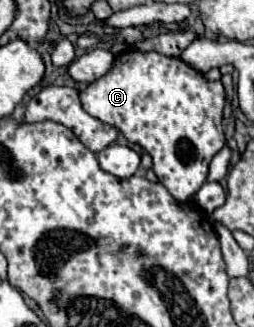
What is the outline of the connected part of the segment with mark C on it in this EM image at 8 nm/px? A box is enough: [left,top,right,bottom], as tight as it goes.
[82,49,226,201]

